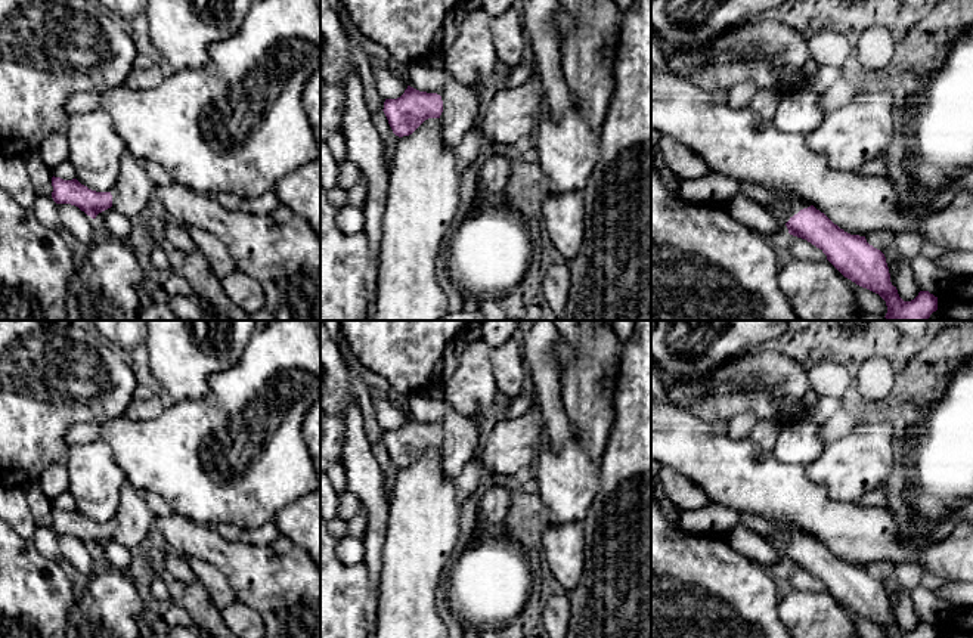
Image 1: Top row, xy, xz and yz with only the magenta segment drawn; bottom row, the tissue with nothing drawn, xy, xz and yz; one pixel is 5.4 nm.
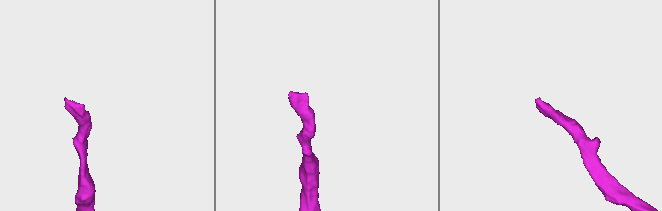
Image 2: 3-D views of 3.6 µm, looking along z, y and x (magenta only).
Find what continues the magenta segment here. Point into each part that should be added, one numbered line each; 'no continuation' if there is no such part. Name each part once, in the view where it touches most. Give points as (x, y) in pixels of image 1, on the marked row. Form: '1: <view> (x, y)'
1: yz (784, 206)

